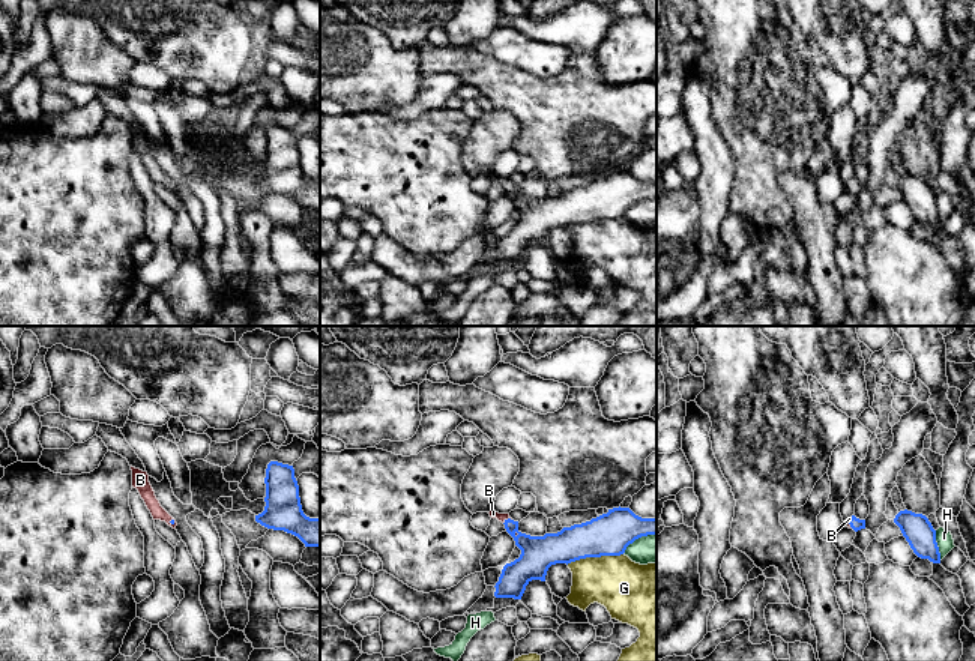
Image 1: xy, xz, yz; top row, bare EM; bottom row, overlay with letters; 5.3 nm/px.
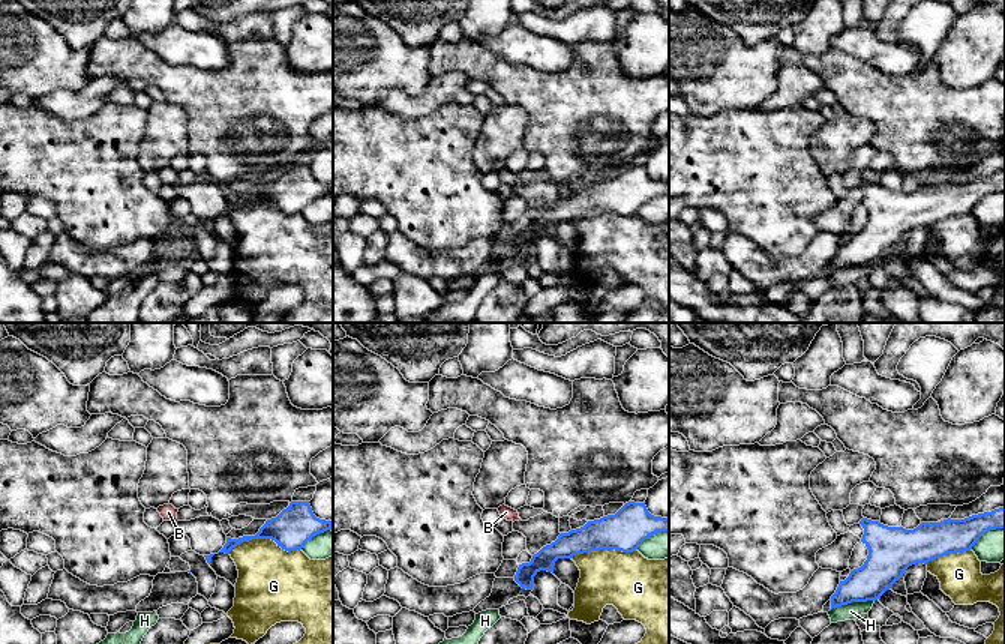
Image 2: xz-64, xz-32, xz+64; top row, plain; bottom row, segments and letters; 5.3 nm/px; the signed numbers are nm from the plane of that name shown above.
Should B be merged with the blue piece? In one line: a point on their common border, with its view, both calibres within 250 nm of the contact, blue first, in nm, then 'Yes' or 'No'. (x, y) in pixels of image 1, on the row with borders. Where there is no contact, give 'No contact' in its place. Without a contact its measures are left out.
Touches blue at xz (507, 520). Thickness 190 nm (blue) against 50 nm. Yes

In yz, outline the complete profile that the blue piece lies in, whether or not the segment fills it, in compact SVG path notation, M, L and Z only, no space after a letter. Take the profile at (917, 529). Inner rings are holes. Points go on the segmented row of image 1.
M904 509L895 515L894 523L918 557L940 563L936 530L925 515Z

